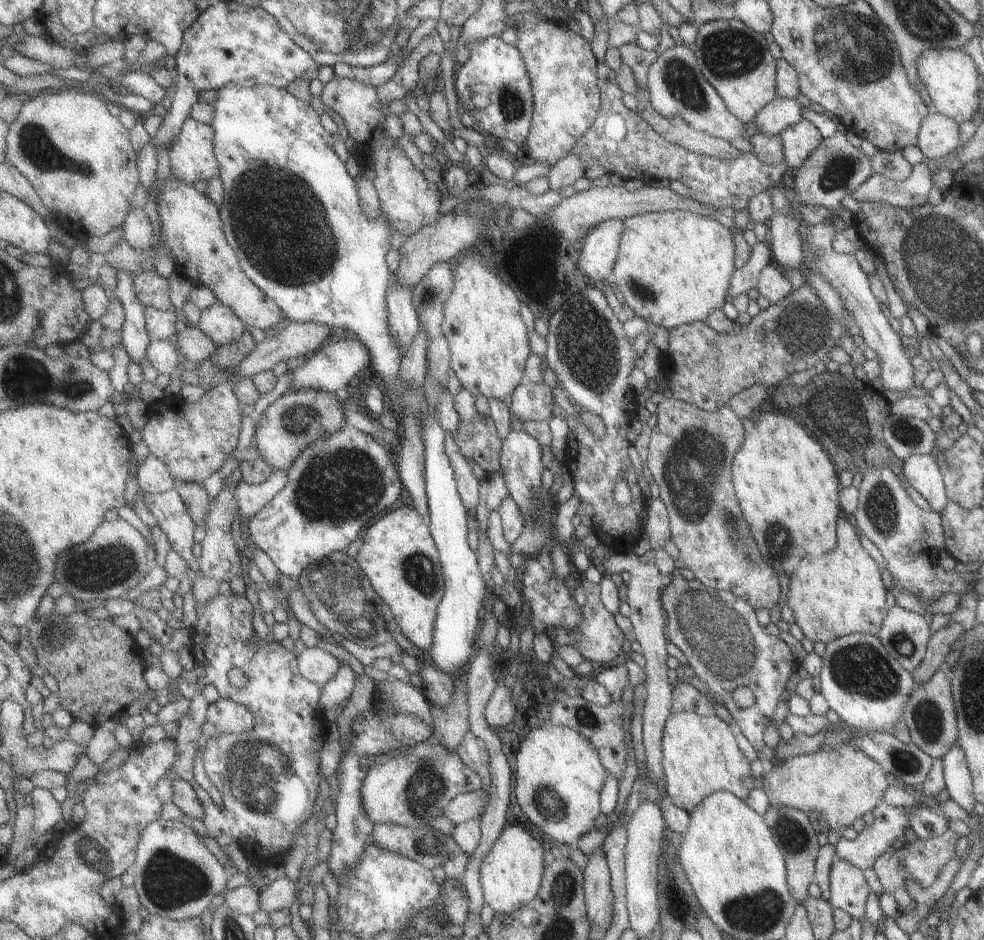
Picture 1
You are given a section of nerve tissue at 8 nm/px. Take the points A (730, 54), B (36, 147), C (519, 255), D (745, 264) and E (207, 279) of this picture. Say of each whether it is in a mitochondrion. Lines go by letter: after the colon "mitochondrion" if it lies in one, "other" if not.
A: mitochondrion
B: mitochondrion
C: other
D: other
E: other

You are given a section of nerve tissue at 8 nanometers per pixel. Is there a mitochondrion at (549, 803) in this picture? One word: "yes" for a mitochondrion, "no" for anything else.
yes

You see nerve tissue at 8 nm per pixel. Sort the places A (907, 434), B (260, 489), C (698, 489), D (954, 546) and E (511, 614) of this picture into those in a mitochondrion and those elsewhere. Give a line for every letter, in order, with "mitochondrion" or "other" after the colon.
A: mitochondrion
B: other
C: mitochondrion
D: other
E: other

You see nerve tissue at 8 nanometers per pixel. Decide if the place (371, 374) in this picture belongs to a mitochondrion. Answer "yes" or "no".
no

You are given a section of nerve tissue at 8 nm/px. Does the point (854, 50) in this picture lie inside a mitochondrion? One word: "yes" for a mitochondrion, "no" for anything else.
yes

